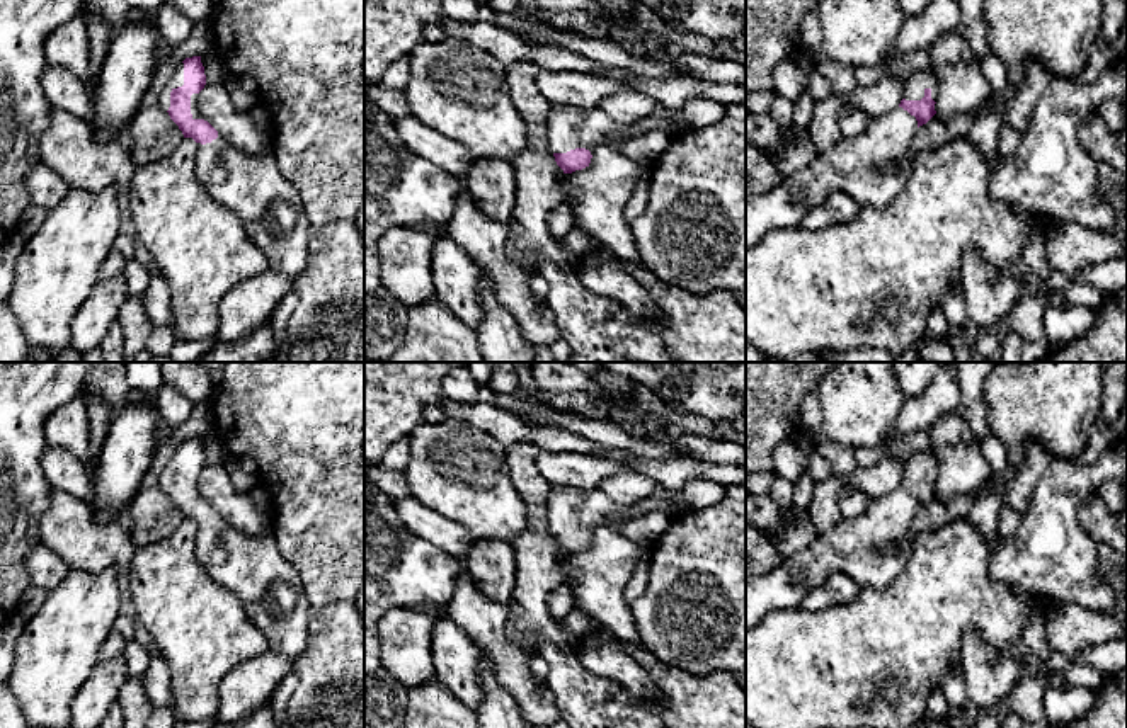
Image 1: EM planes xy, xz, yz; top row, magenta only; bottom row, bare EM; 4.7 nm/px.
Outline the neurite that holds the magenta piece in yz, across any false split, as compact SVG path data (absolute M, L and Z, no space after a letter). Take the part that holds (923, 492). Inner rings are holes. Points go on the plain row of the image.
M935 449L916 452L906 463L901 485L887 495L870 498L868 509L860 517L843 519L809 546L785 558L775 570L752 577L746 583L746 629L754 628L769 611L800 607L805 595L834 572L846 573L860 587L887 587L909 561L914 539L911 522L918 509L936 495L938 475Z

